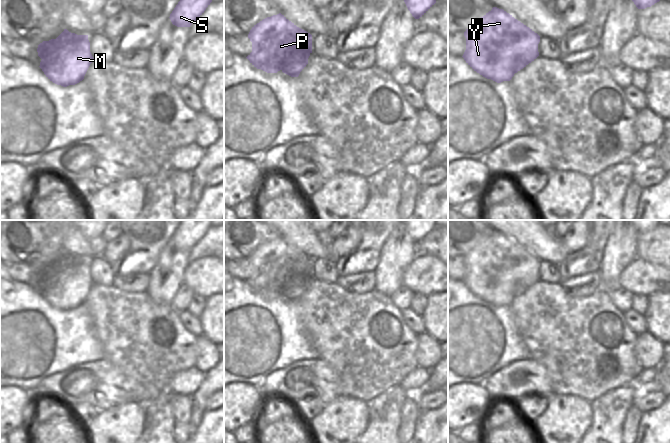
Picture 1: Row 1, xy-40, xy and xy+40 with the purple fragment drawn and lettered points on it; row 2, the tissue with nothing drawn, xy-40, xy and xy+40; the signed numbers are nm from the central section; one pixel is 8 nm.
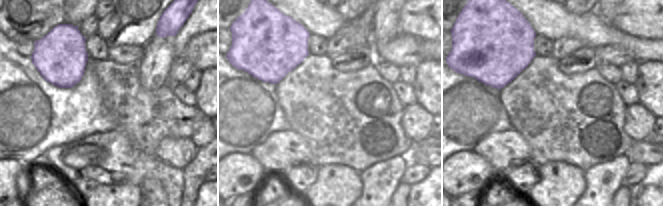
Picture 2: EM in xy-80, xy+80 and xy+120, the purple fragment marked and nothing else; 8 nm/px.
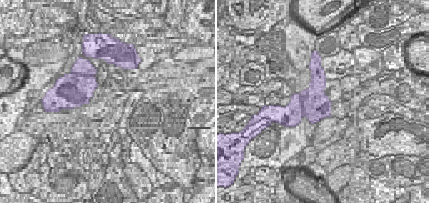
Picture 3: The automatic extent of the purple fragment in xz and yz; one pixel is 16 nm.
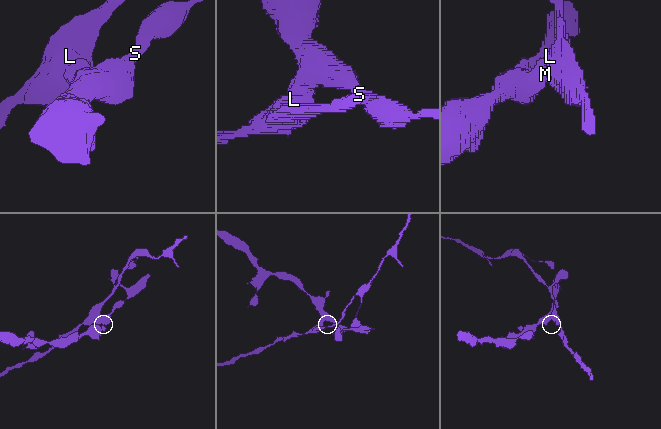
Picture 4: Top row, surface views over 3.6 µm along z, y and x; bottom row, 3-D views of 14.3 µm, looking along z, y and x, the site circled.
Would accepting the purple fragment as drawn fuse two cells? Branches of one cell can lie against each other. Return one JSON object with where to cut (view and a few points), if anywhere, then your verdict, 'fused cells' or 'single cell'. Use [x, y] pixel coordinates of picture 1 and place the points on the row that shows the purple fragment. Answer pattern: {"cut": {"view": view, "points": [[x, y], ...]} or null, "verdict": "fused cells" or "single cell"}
{"cut": {"view": "xy-40", "points": [[66, 32], [66, 36], [55, 40], [52, 50], [42, 59]]}, "verdict": "fused cells"}

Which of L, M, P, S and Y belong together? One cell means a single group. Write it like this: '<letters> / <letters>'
L P Y / M S

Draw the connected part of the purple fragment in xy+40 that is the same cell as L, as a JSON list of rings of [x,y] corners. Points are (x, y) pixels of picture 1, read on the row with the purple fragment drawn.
[[[493,7],[464,32],[466,50],[463,58],[477,73],[497,83],[510,81],[515,73],[526,67],[538,56],[540,36],[512,15]]]

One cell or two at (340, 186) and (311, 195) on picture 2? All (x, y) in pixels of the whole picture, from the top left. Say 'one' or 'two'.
one

